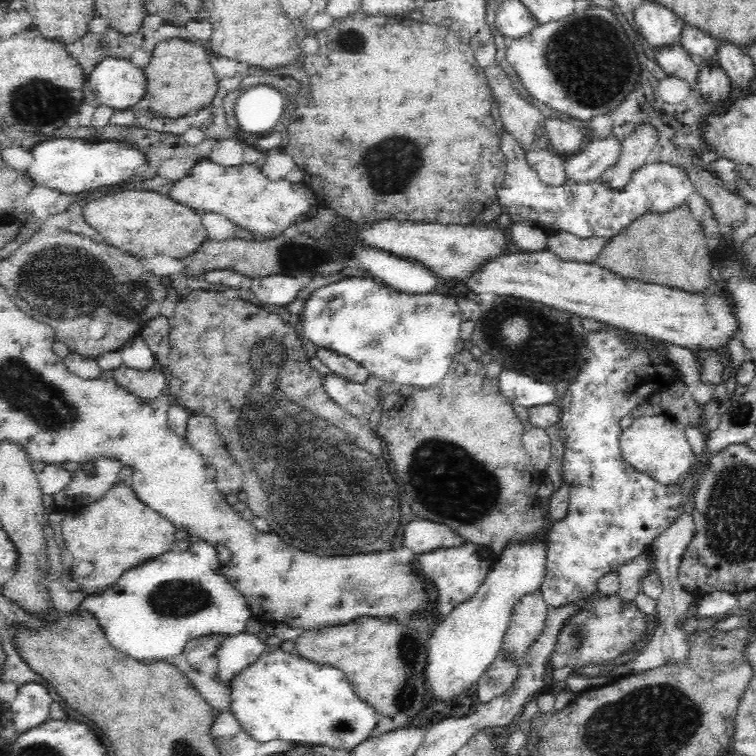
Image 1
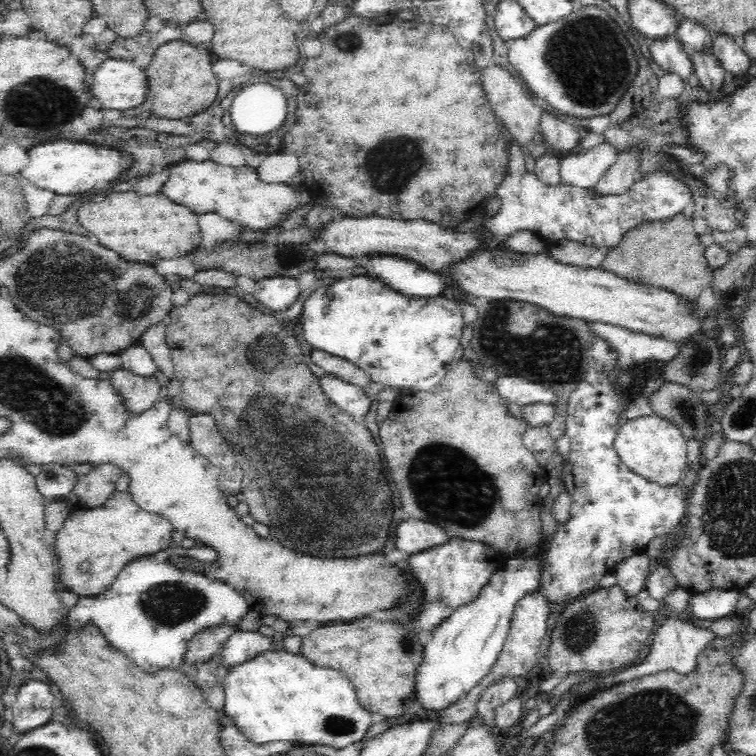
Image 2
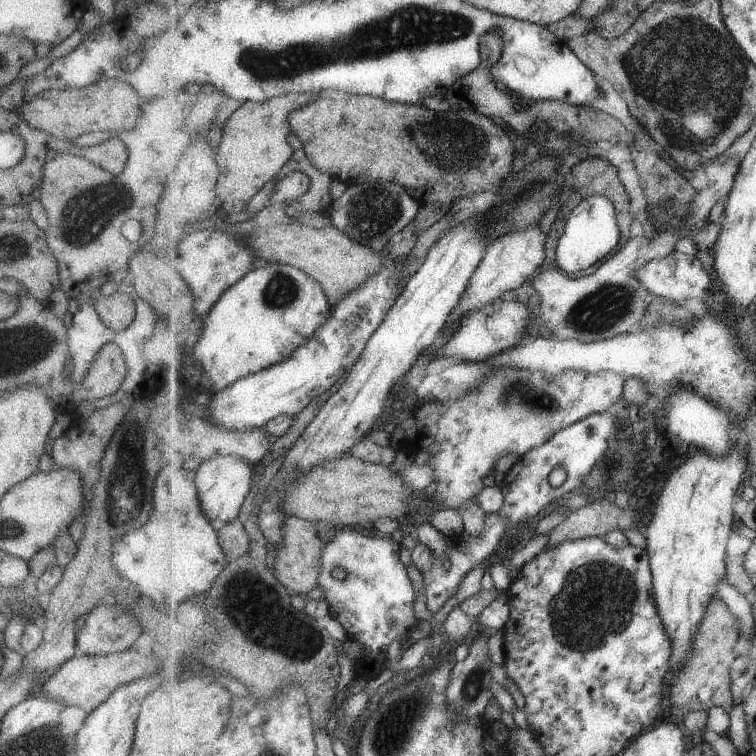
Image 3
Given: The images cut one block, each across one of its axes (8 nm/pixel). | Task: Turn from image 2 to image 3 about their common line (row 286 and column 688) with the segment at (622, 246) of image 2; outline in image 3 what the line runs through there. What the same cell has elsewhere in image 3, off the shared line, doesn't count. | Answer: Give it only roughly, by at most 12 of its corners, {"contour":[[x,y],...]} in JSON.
{"contour":[[713,598],[670,702],[729,714],[741,633]]}

